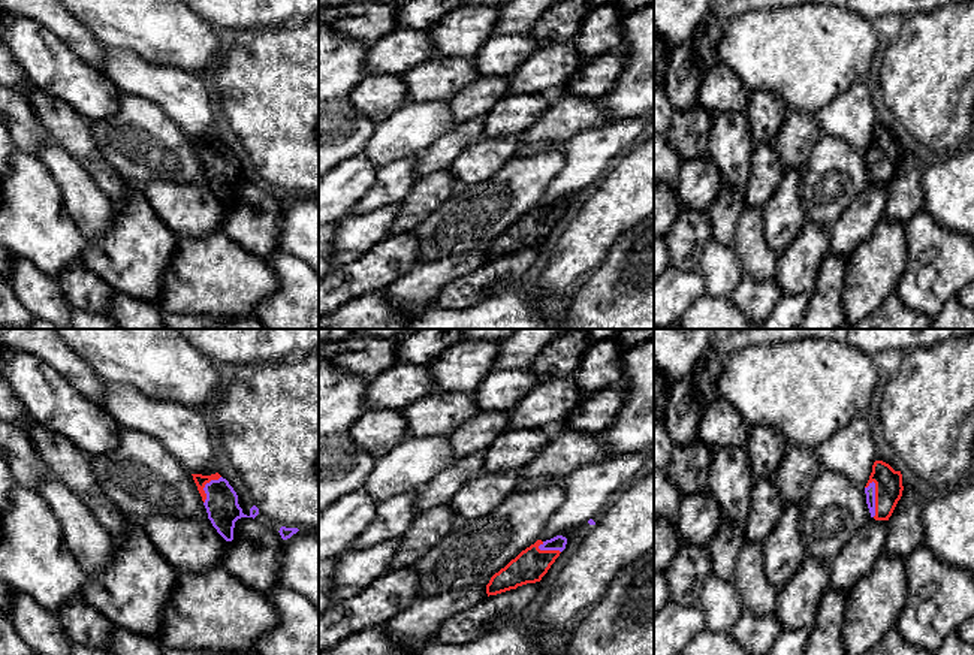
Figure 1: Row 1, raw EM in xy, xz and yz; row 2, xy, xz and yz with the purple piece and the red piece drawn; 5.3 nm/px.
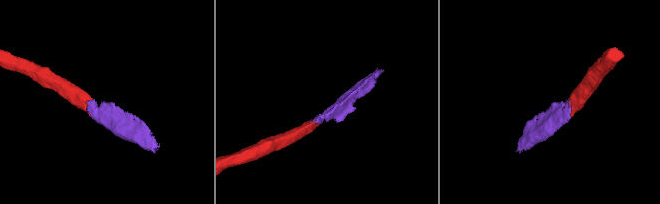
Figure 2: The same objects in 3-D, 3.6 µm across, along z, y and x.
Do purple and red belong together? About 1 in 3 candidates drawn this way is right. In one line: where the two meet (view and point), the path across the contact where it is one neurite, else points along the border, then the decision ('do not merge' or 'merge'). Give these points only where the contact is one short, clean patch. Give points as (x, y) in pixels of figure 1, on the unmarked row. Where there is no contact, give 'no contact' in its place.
contact yz (874, 163); way yz (870, 156), (874, 163), (889, 153); merge

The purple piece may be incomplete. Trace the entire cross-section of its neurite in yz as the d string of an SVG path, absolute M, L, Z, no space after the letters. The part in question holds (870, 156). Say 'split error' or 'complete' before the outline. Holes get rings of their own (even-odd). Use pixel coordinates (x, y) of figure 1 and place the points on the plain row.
split error; M875 126L869 145L865 151L866 169L871 182L875 185L889 185L902 162L902 156L901 136L895 136L883 126Z

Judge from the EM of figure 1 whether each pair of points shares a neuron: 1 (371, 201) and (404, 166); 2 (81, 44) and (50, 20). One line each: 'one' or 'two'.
1: one
2: one

